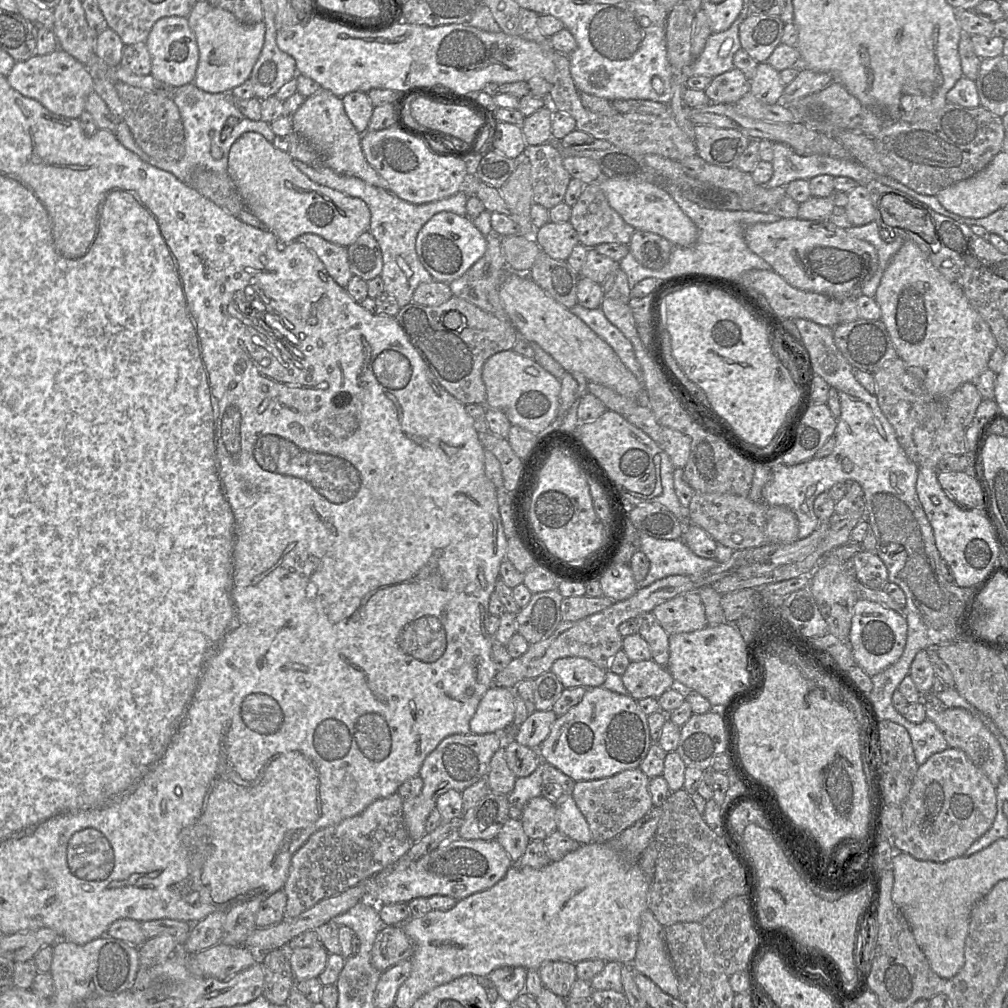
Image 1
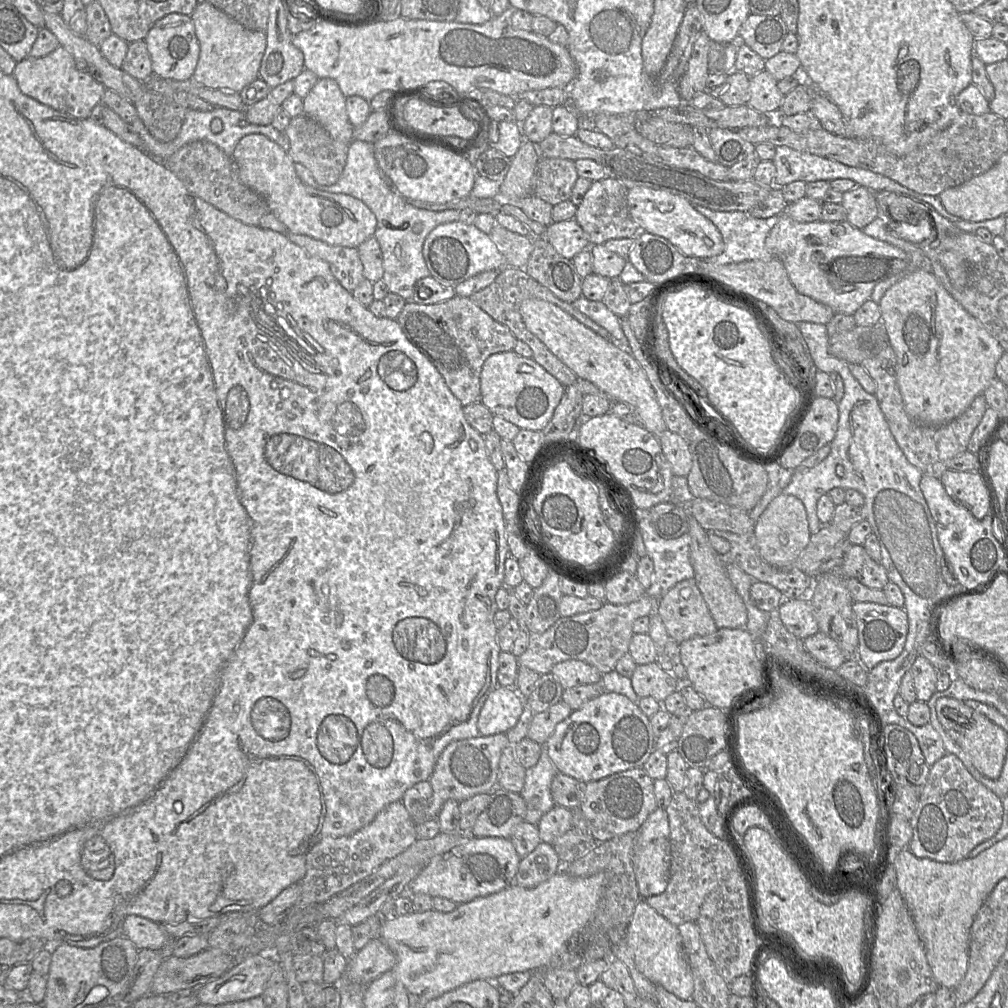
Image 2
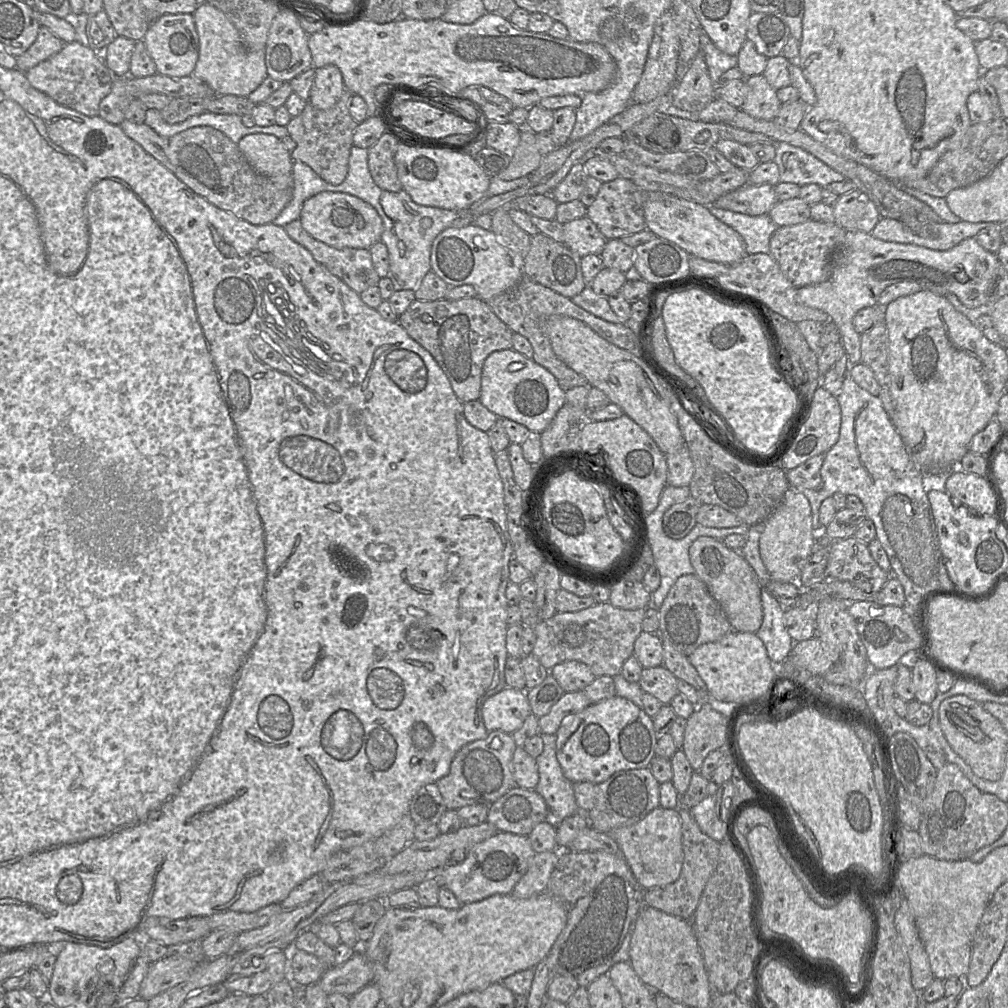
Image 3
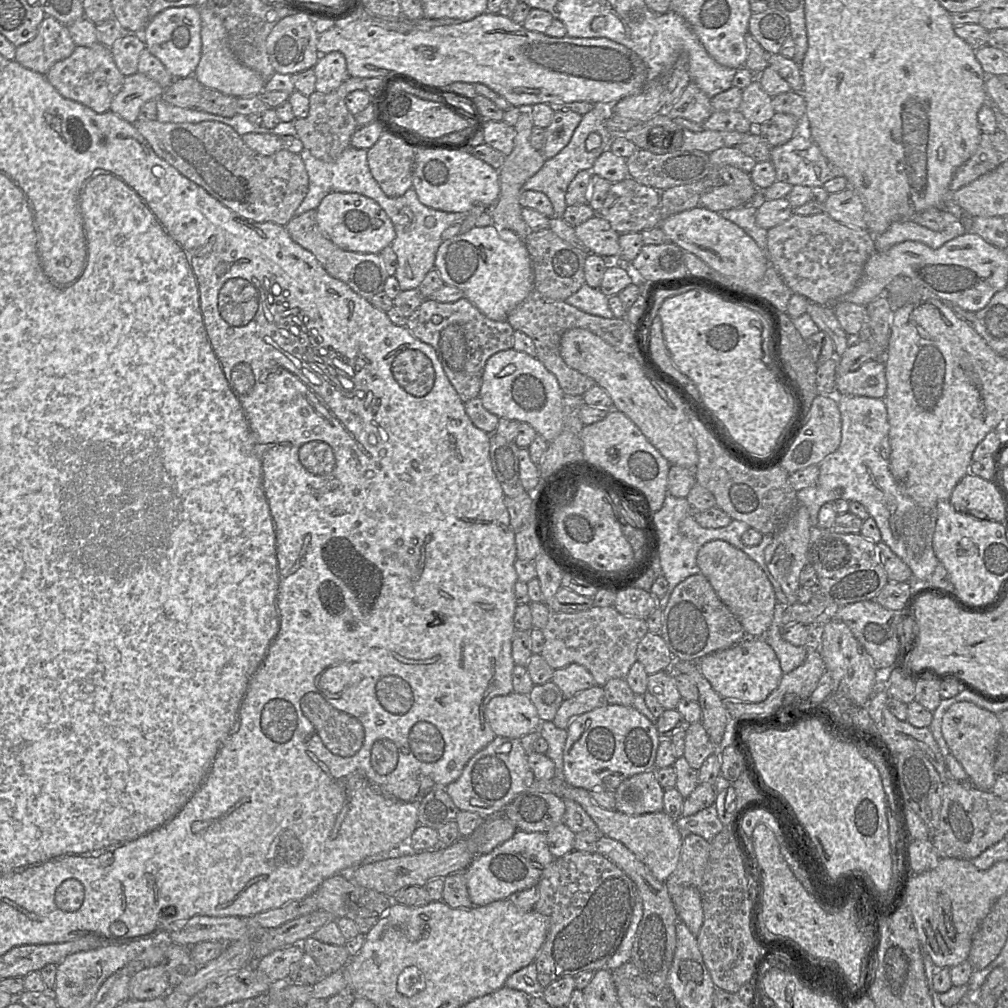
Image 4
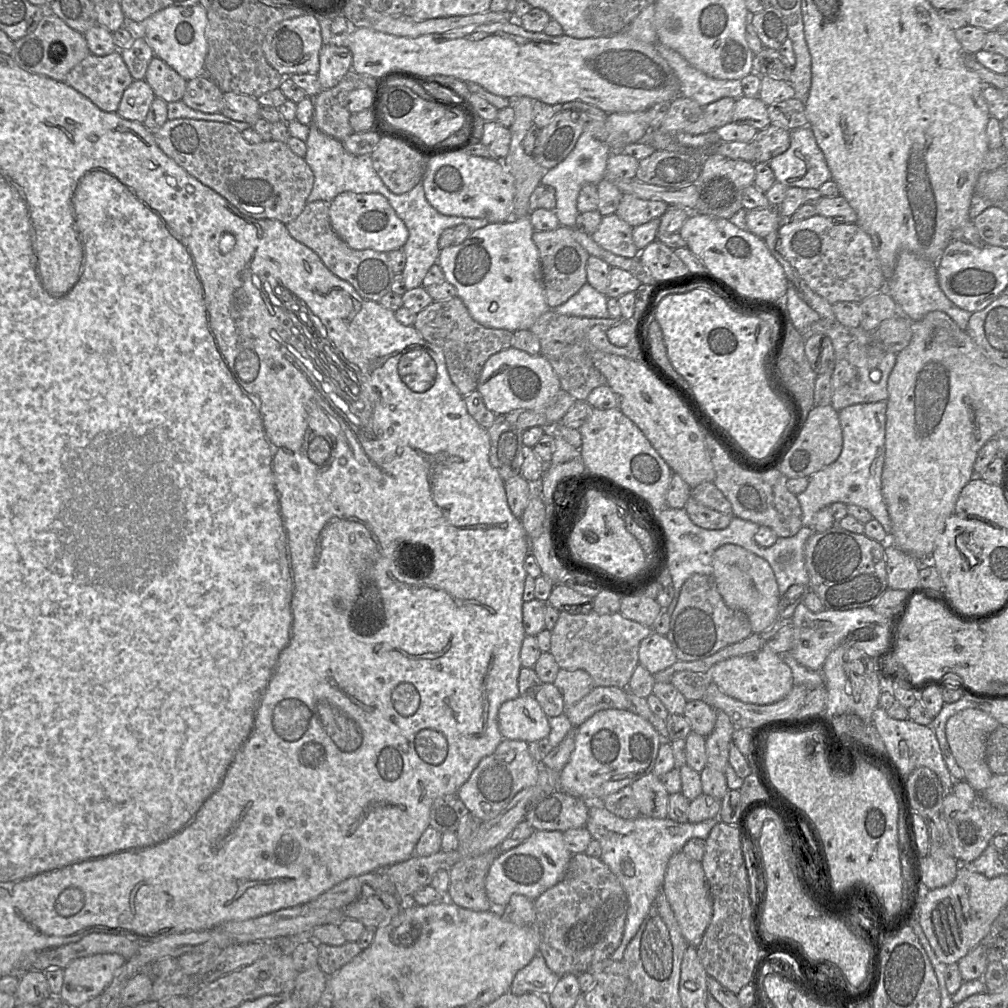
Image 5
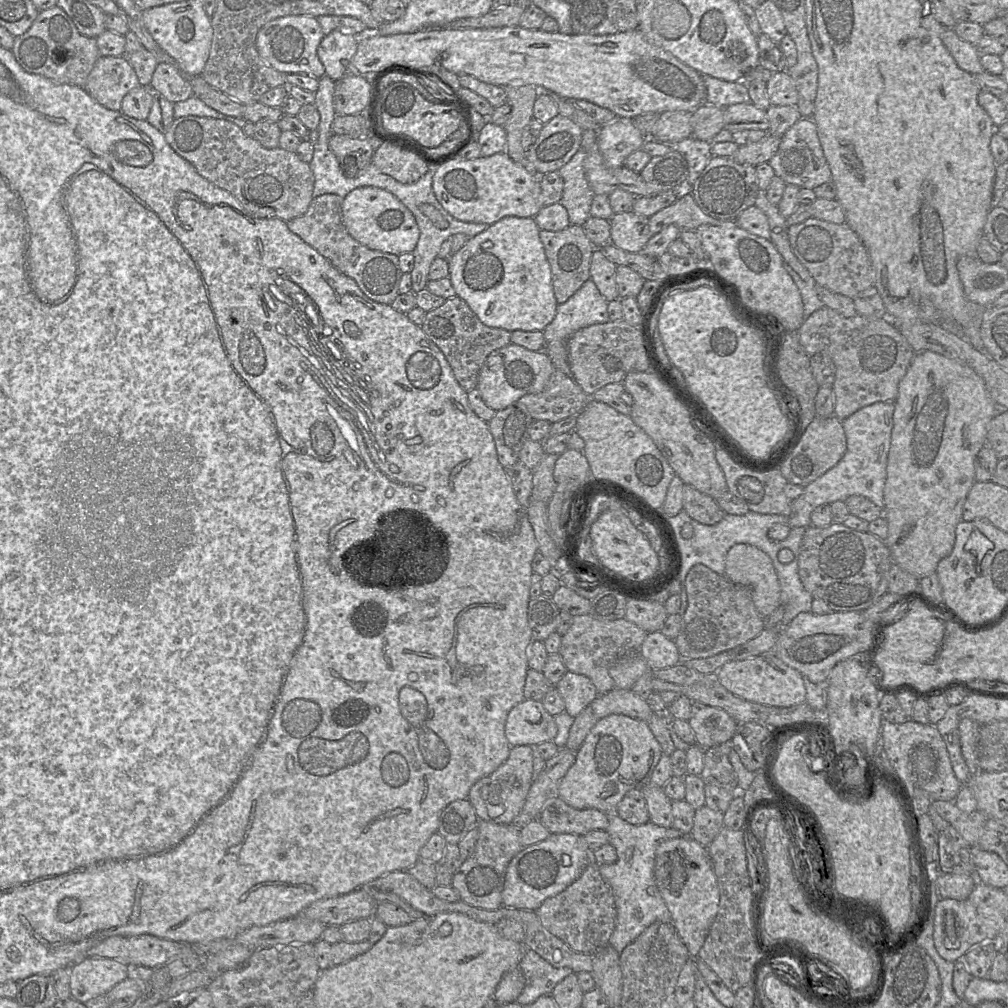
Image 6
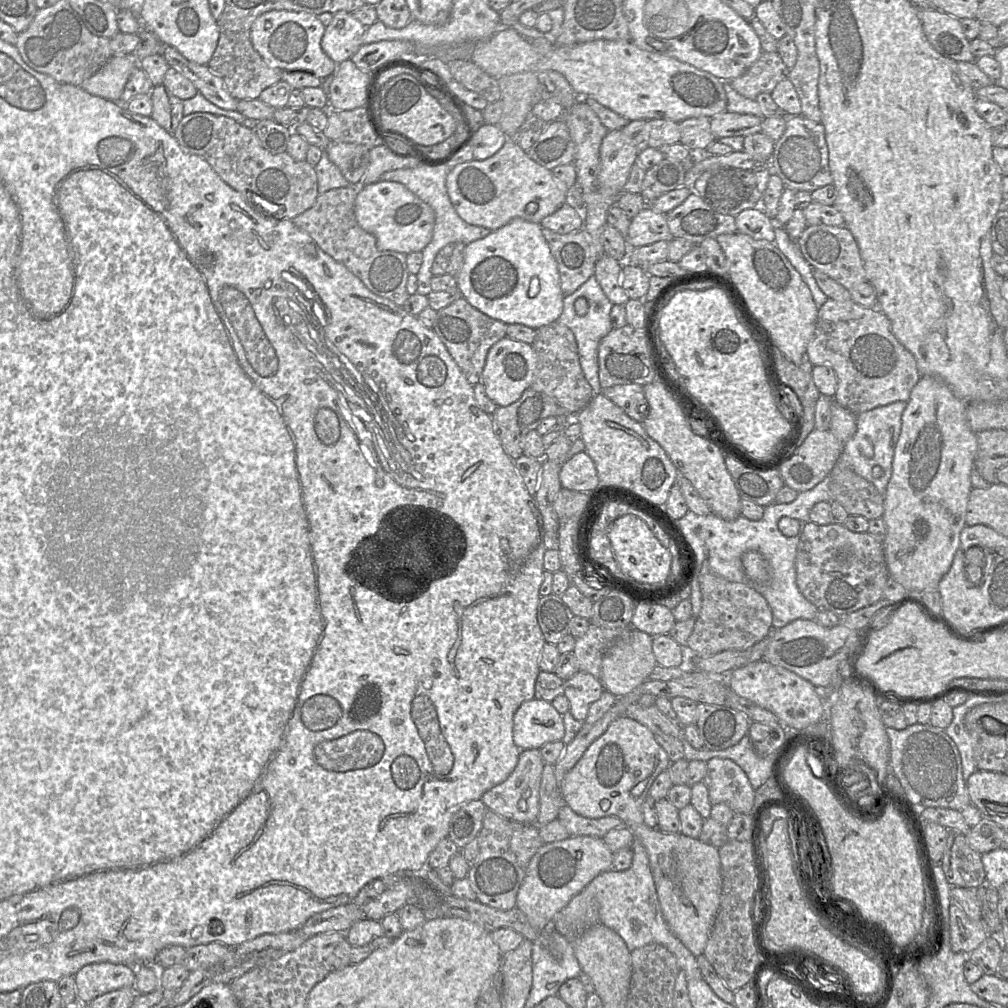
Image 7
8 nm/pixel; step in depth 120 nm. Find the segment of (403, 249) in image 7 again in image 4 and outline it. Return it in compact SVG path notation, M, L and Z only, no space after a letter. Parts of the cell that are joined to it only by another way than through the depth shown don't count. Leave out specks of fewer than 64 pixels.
M329 193L321 200L316 212L322 235L346 251L379 254L396 236L392 221L379 204L358 193Z

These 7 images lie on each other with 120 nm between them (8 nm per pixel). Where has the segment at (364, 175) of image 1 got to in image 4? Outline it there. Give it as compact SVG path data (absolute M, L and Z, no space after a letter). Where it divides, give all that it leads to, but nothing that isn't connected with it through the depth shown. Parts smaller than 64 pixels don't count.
M338 51L320 55L313 69L316 76L315 91L324 94L337 89L349 76L346 59Z

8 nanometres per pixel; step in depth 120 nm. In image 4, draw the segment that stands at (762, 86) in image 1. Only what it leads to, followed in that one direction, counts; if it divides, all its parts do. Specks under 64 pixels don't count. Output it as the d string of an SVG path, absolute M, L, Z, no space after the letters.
M758 79L742 90L742 100L737 109L754 127L762 125L774 114L771 97L761 88Z

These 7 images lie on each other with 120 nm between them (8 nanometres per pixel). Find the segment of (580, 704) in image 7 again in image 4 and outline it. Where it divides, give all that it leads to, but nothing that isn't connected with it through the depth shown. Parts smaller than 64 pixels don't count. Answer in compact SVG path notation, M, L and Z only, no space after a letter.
M577 663L555 669L551 681L560 689L564 699L571 698L596 685L592 674L584 666Z

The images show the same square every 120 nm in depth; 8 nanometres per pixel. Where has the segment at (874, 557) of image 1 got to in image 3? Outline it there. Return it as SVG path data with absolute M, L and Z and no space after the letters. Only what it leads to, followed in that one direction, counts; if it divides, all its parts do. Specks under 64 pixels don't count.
M855 537L830 543L826 577L848 581L866 593L878 593L890 578L871 556L868 544Z

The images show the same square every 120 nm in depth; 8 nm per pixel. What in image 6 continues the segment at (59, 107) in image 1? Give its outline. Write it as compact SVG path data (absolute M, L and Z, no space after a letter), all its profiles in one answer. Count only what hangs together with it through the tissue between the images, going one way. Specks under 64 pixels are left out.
M100 56L84 84L85 91L110 110L120 110L123 97L140 86L128 56Z

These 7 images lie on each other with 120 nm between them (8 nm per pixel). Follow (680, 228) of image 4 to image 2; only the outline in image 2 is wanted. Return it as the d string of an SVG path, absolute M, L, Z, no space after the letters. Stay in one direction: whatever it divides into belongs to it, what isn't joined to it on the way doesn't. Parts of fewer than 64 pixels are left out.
M634 187L628 189L627 204L640 231L667 239L688 259L711 258L724 251L723 238L717 227L680 196L663 190Z

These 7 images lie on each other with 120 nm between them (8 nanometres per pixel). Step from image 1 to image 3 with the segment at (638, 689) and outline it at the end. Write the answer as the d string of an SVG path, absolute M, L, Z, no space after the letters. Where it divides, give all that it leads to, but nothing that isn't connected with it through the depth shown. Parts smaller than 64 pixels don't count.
M663 665L643 668L638 684L644 692L653 695L663 705L669 705L679 693L678 679Z

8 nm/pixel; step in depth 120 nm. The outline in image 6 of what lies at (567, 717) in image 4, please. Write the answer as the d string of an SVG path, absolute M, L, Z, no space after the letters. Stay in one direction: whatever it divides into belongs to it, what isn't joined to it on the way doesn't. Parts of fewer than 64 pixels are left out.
M613 689L599 694L590 707L597 719L611 714L622 714L648 723L654 714L647 701L637 696L631 689Z

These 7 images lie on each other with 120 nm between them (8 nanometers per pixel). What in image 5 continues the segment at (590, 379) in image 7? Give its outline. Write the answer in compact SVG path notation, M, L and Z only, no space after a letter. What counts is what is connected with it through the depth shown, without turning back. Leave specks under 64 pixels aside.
M585 283L580 290L566 302L552 309L557 314L589 317L610 318L607 310L608 297L595 290L590 284Z

